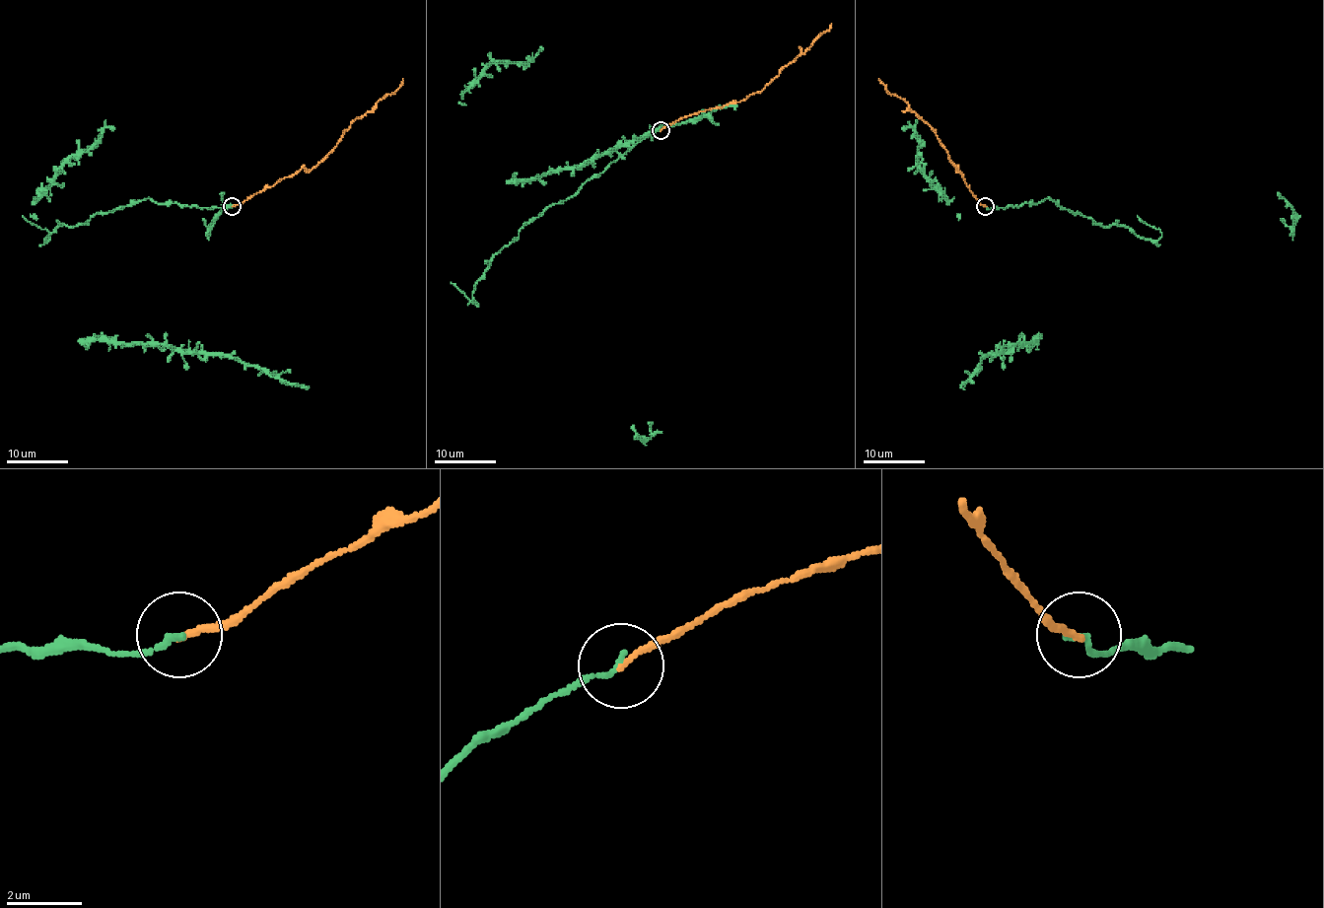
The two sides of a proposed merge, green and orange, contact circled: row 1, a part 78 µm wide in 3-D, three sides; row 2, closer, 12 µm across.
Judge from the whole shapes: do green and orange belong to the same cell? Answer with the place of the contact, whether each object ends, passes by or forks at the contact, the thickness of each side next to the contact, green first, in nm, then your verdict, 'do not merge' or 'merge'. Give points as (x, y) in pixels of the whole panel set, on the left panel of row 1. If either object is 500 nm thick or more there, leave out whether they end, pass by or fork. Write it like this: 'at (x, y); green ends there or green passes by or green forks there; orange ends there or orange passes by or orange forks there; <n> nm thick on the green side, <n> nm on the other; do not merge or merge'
at (232, 206); green ends there; orange ends there; 160 nm thick on the green side, 160 nm on the other; merge

